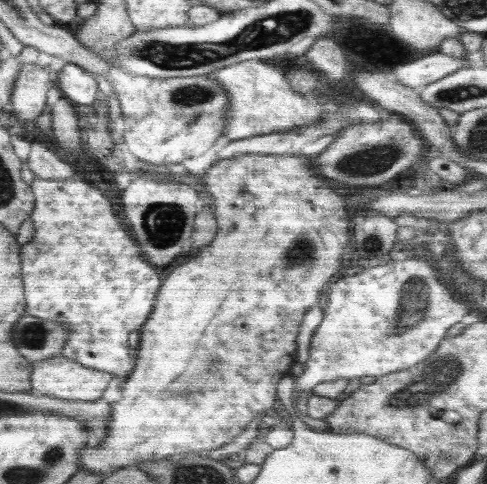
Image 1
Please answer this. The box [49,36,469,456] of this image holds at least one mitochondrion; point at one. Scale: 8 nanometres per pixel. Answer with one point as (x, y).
(435, 378)

